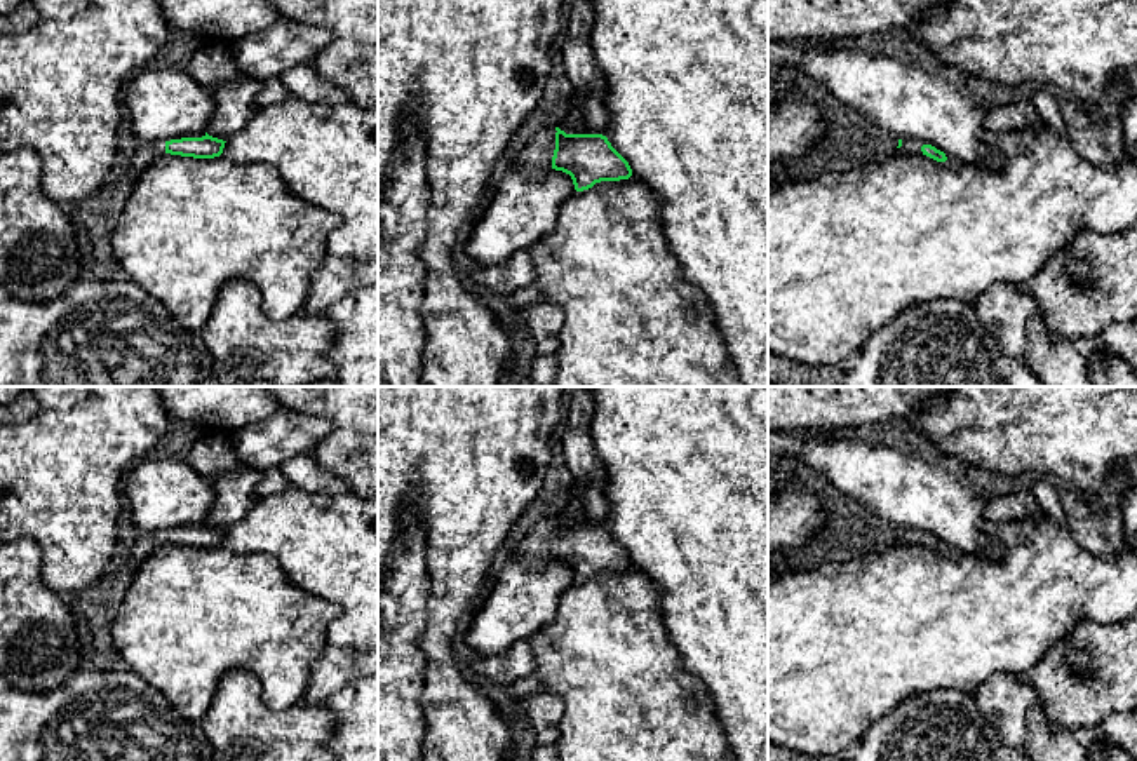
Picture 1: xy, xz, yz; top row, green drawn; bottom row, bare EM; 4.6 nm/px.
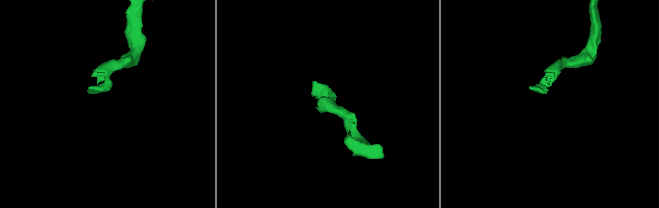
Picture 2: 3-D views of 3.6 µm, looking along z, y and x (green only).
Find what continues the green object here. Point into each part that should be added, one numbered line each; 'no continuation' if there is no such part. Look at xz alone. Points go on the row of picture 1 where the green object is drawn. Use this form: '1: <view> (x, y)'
1: xz (538, 152)

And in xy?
1: xy (145, 154)

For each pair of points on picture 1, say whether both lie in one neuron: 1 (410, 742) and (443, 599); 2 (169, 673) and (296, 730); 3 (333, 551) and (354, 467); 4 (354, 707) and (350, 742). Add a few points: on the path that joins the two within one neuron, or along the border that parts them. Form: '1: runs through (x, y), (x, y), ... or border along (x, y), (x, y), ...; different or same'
1: border along (422, 659), (420, 709), (427, 739); different
2: border along (248, 669), (223, 674), (199, 721); different
3: border along (349, 490), (359, 497); different
4: runs through (354, 716), (354, 734); same

